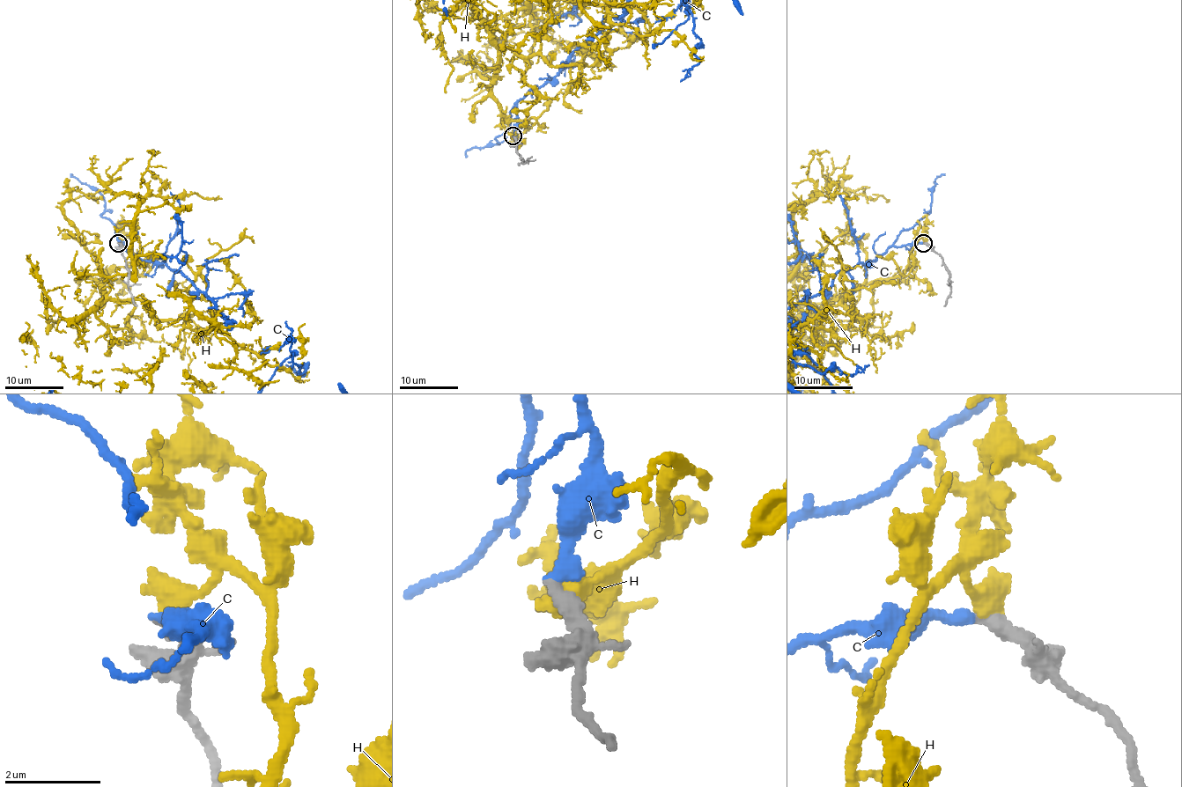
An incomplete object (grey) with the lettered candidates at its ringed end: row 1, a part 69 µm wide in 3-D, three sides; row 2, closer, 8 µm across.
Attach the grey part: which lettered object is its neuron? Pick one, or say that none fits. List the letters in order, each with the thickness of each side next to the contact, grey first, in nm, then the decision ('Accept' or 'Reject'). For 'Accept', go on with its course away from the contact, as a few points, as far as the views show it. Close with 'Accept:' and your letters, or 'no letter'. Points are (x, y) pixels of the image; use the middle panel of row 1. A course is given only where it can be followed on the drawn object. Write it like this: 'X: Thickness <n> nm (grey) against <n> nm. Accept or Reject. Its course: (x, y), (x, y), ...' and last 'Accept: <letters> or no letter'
C: Thickness 340 nm (grey) against 320 nm. Accept
H: Thickness 400 nm (grey) against 500 nm. Reject
Accept: C

